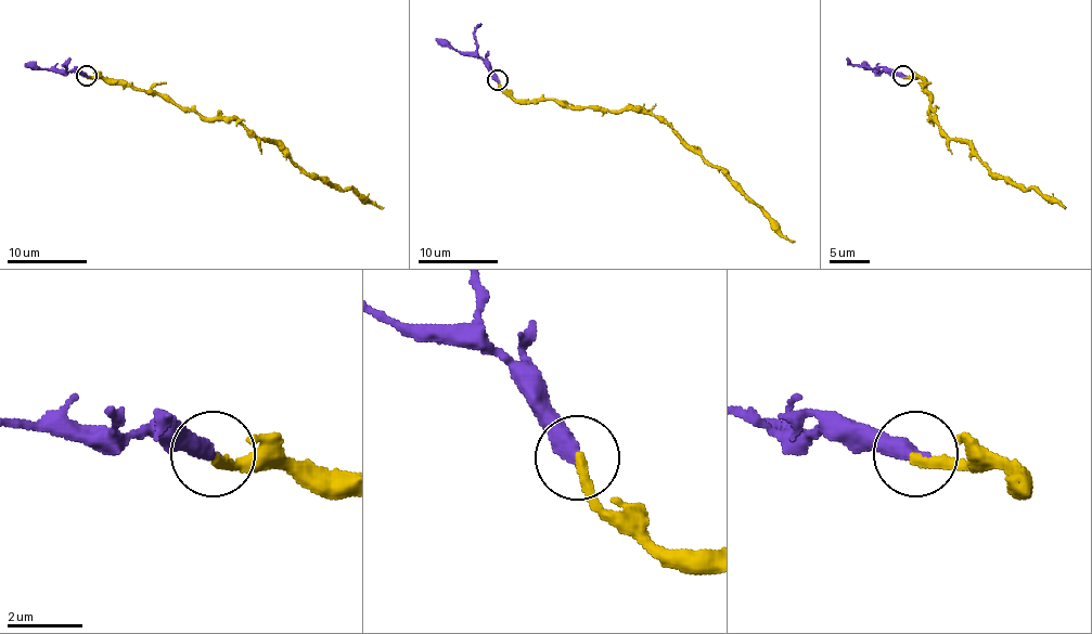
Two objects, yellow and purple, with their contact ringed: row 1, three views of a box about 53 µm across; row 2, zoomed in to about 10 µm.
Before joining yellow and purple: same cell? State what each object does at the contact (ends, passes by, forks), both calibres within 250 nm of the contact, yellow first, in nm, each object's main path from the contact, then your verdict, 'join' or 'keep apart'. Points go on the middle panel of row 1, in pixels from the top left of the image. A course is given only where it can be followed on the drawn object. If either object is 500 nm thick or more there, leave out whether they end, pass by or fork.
yellow ends | purple ends | 280/480 nm | yellow via (498, 80), (500, 86), (517, 100), (562, 100), (569, 106), (649, 110), (794, 241) | purple via (498, 80), (479, 59), (460, 54), (436, 38) | join

